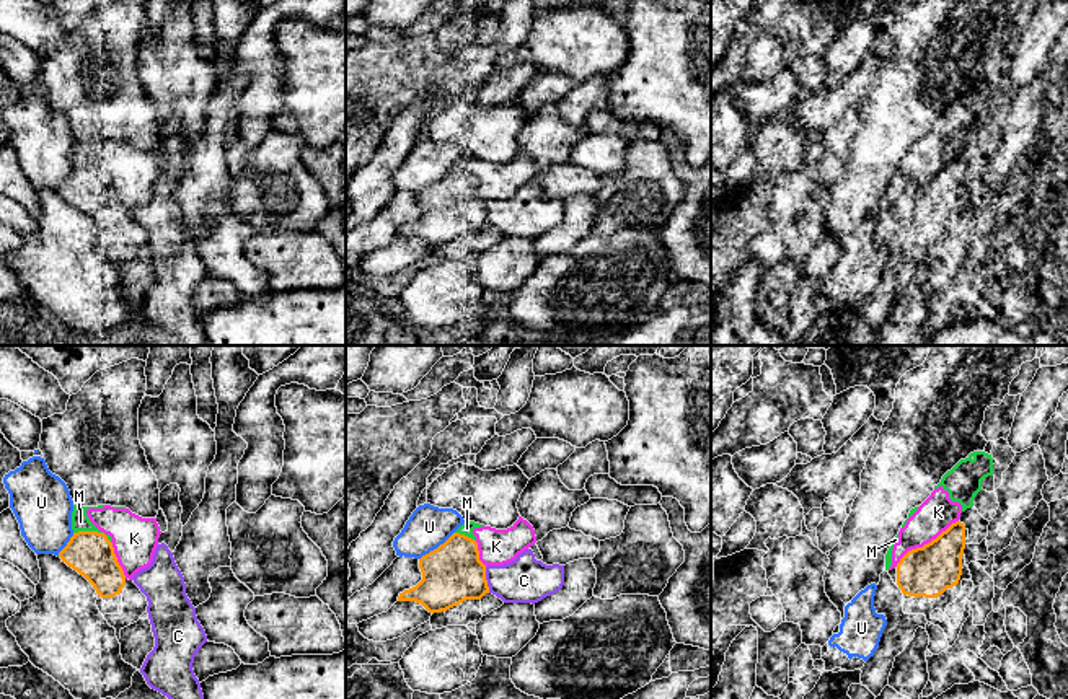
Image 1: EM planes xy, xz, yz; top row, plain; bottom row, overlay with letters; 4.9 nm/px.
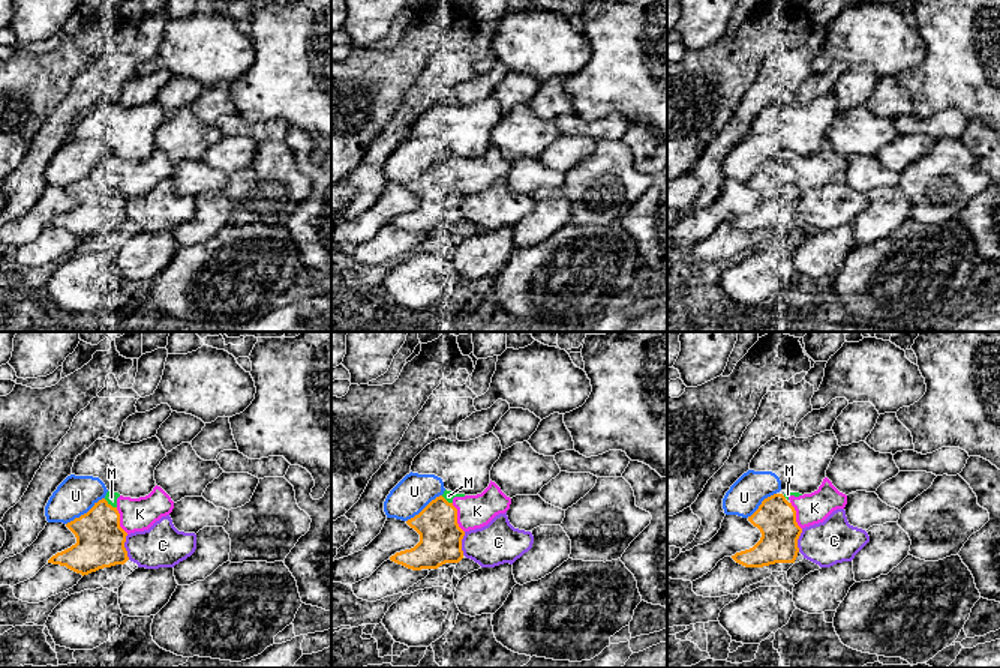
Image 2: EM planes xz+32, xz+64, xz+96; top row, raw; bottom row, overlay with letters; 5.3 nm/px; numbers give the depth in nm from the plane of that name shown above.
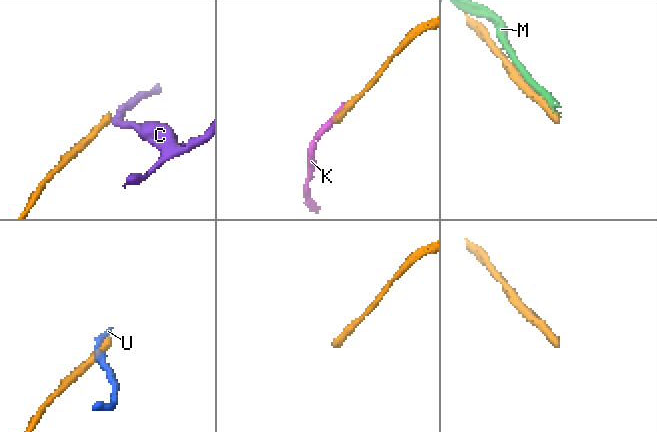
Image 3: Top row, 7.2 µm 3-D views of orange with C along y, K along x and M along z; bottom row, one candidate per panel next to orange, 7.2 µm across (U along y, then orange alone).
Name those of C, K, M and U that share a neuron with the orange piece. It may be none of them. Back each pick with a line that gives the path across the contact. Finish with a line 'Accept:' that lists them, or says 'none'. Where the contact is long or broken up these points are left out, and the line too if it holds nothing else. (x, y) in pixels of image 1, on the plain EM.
Accept: none

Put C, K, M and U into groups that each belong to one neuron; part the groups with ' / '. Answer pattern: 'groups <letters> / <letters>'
groups C / K M / U

